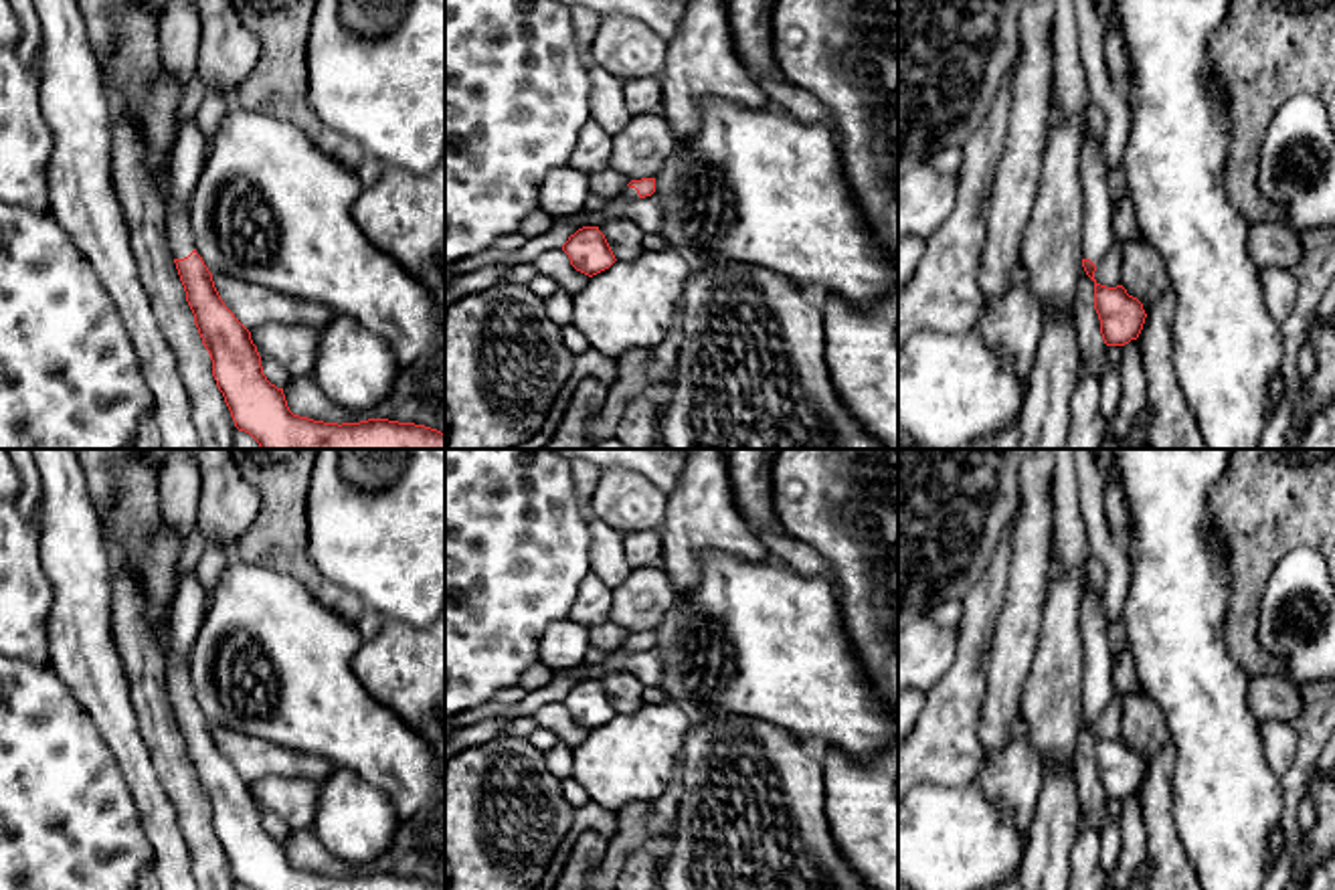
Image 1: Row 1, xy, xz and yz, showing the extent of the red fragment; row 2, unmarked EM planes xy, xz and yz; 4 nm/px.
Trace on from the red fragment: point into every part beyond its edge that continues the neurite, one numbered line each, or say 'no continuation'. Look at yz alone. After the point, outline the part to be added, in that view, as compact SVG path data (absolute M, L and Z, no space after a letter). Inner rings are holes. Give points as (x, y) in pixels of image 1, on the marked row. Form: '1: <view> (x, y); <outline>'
1: yz (1095, 235); M1088 127L1080 144L1078 170L1084 194L1084 222L1080 229L1082 259L1090 259L1098 265L1112 241L1108 166L1102 148L1094 142Z

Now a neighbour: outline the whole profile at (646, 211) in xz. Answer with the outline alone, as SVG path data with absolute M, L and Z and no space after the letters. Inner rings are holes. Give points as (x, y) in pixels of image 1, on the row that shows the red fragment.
M655 194L633 200L617 196L601 210L583 210L581 214L554 225L548 233L528 239L524 247L512 253L512 267L534 261L542 251L562 249L568 237L583 227L599 227L621 214L637 222L645 233L657 233L661 227L661 202Z

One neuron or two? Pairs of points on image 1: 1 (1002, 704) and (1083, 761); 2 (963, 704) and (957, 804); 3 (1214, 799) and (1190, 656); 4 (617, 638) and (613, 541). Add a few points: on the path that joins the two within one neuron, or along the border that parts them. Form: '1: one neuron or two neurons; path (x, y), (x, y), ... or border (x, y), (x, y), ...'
1: one neuron; path (1022, 725), (1062, 761)
2: two neurons; border (919, 783), (965, 785), (973, 779), (1002, 810)
3: one neuron; path (1214, 763), (1214, 731), (1200, 692)
4: one neuron; path (615, 613), (615, 565)

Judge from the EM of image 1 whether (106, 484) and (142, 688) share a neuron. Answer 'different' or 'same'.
same

